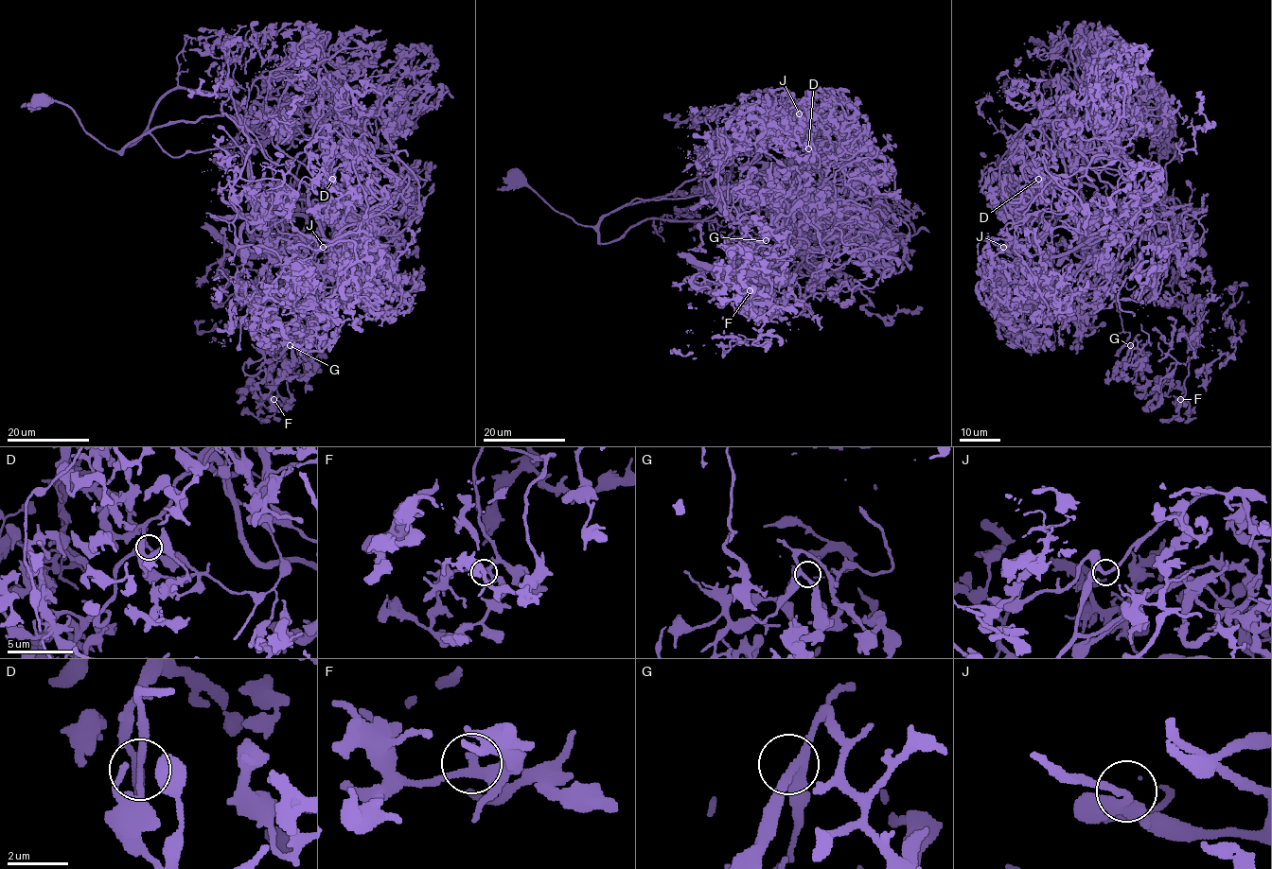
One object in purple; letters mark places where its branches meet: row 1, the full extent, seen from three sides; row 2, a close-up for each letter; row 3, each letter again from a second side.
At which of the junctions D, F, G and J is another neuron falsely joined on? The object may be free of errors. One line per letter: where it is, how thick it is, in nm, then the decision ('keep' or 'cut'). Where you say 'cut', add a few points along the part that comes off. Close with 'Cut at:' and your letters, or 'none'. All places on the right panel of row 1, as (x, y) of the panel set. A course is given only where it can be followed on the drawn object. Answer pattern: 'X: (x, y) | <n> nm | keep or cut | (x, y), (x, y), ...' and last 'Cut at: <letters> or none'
D: (1038, 179) | 240 nm | cut | (1037, 179), (1068, 202), (1012, 241), (1000, 158), (1056, 113), (1129, 153), (1108, 88), (990, 190)
F: (1180, 399) | 240 nm | keep
G: (1130, 345) | 240 nm | keep
J: (1003, 247) | 240 nm | keep
Cut at: D

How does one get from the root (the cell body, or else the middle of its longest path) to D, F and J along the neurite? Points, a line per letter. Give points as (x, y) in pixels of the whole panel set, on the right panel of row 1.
D: (1068, 98), (1116, 151), (1047, 113), (1001, 158), (1001, 191), (991, 170), (982, 191), (1005, 206), (1037, 179)
F: (1068, 98), (1116, 151), (1047, 113), (1001, 158), (1030, 286), (1109, 291), (1143, 396), (1188, 358), (1180, 399)
J: (1068, 98), (1116, 151), (1075, 145), (1063, 189), (1017, 202), (1024, 249), (1003, 247)

